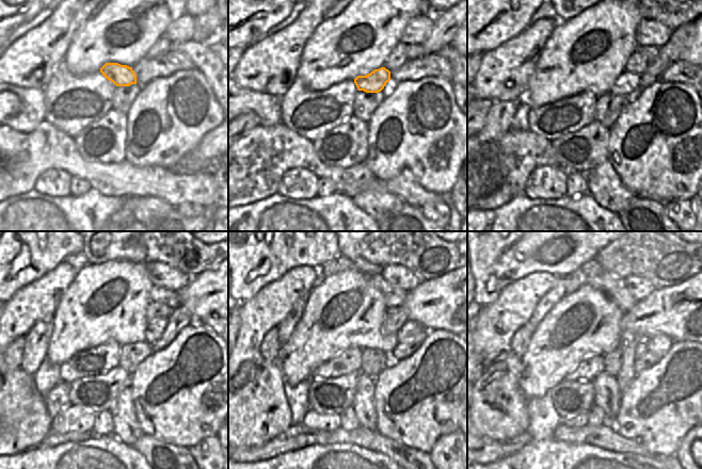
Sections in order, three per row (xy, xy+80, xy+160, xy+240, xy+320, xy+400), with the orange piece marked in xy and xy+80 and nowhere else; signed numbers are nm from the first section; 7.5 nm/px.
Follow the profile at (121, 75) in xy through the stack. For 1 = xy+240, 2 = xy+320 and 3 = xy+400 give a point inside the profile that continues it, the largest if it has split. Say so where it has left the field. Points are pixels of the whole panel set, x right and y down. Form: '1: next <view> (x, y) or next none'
1: next xy+240 (155, 328)
2: next xy+320 (410, 327)
3: next xy+400 (659, 344)

